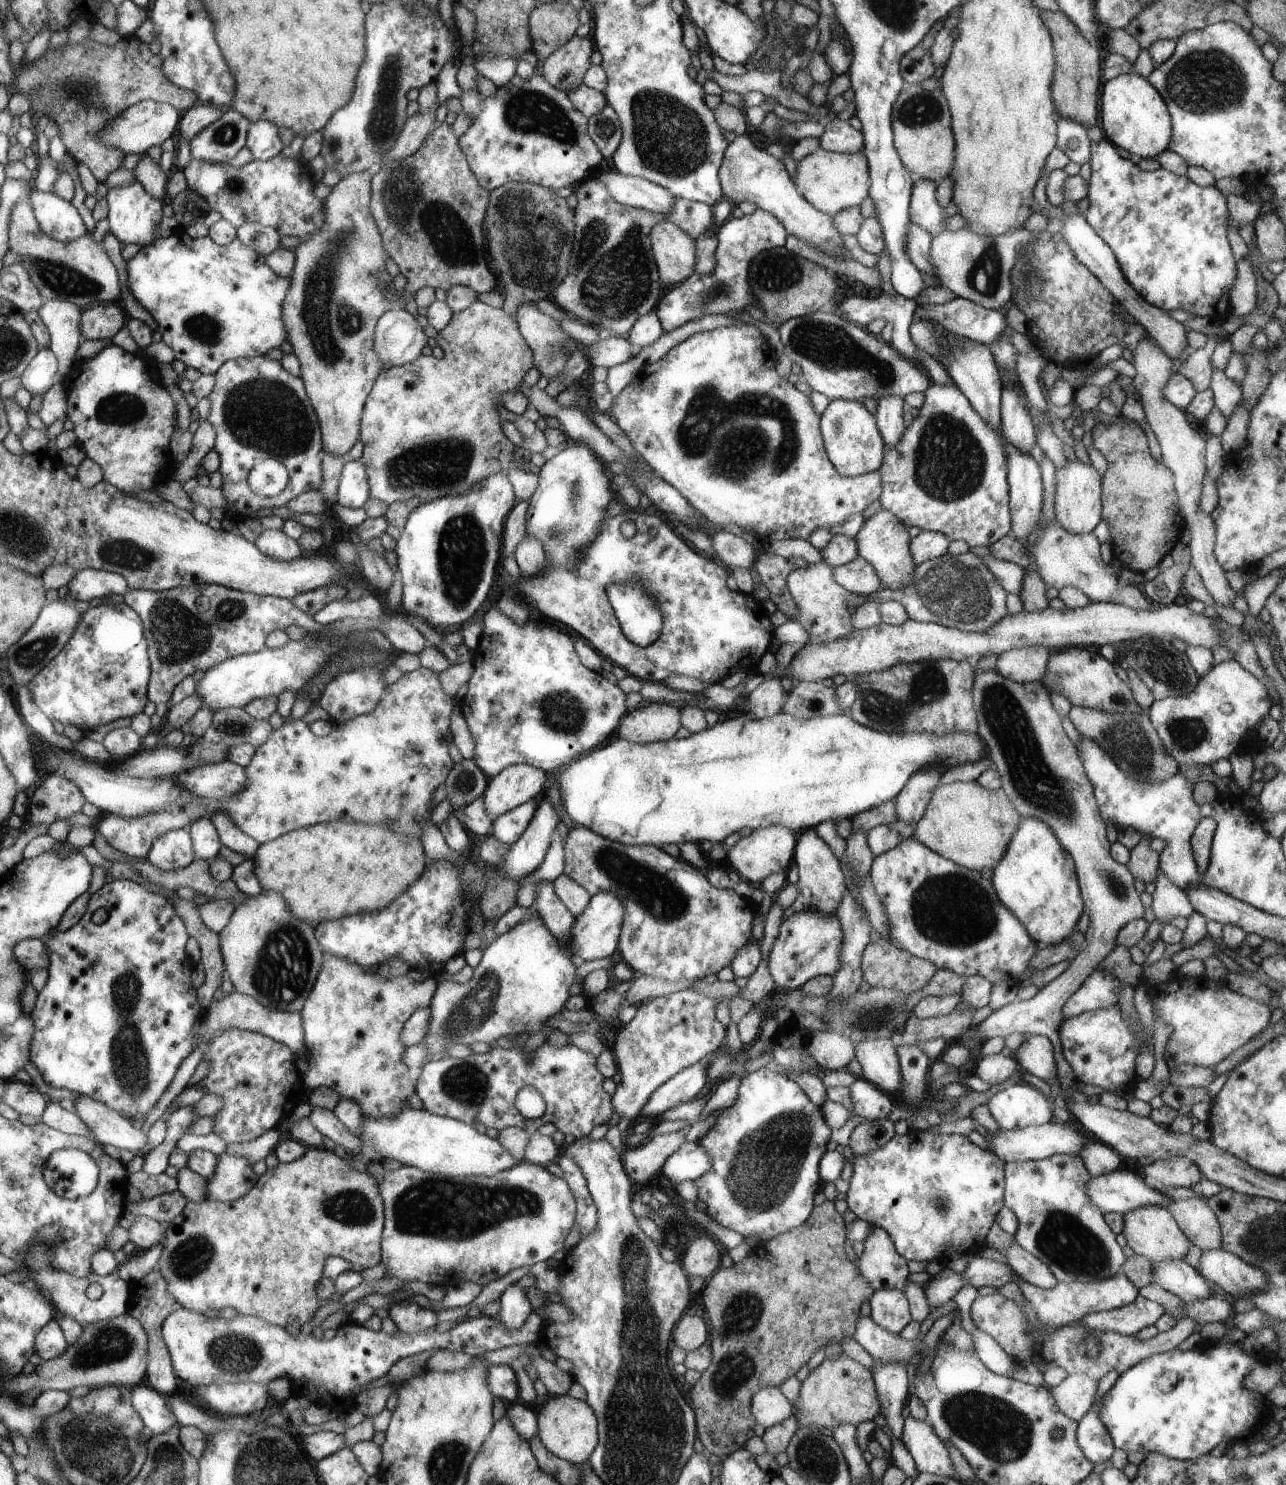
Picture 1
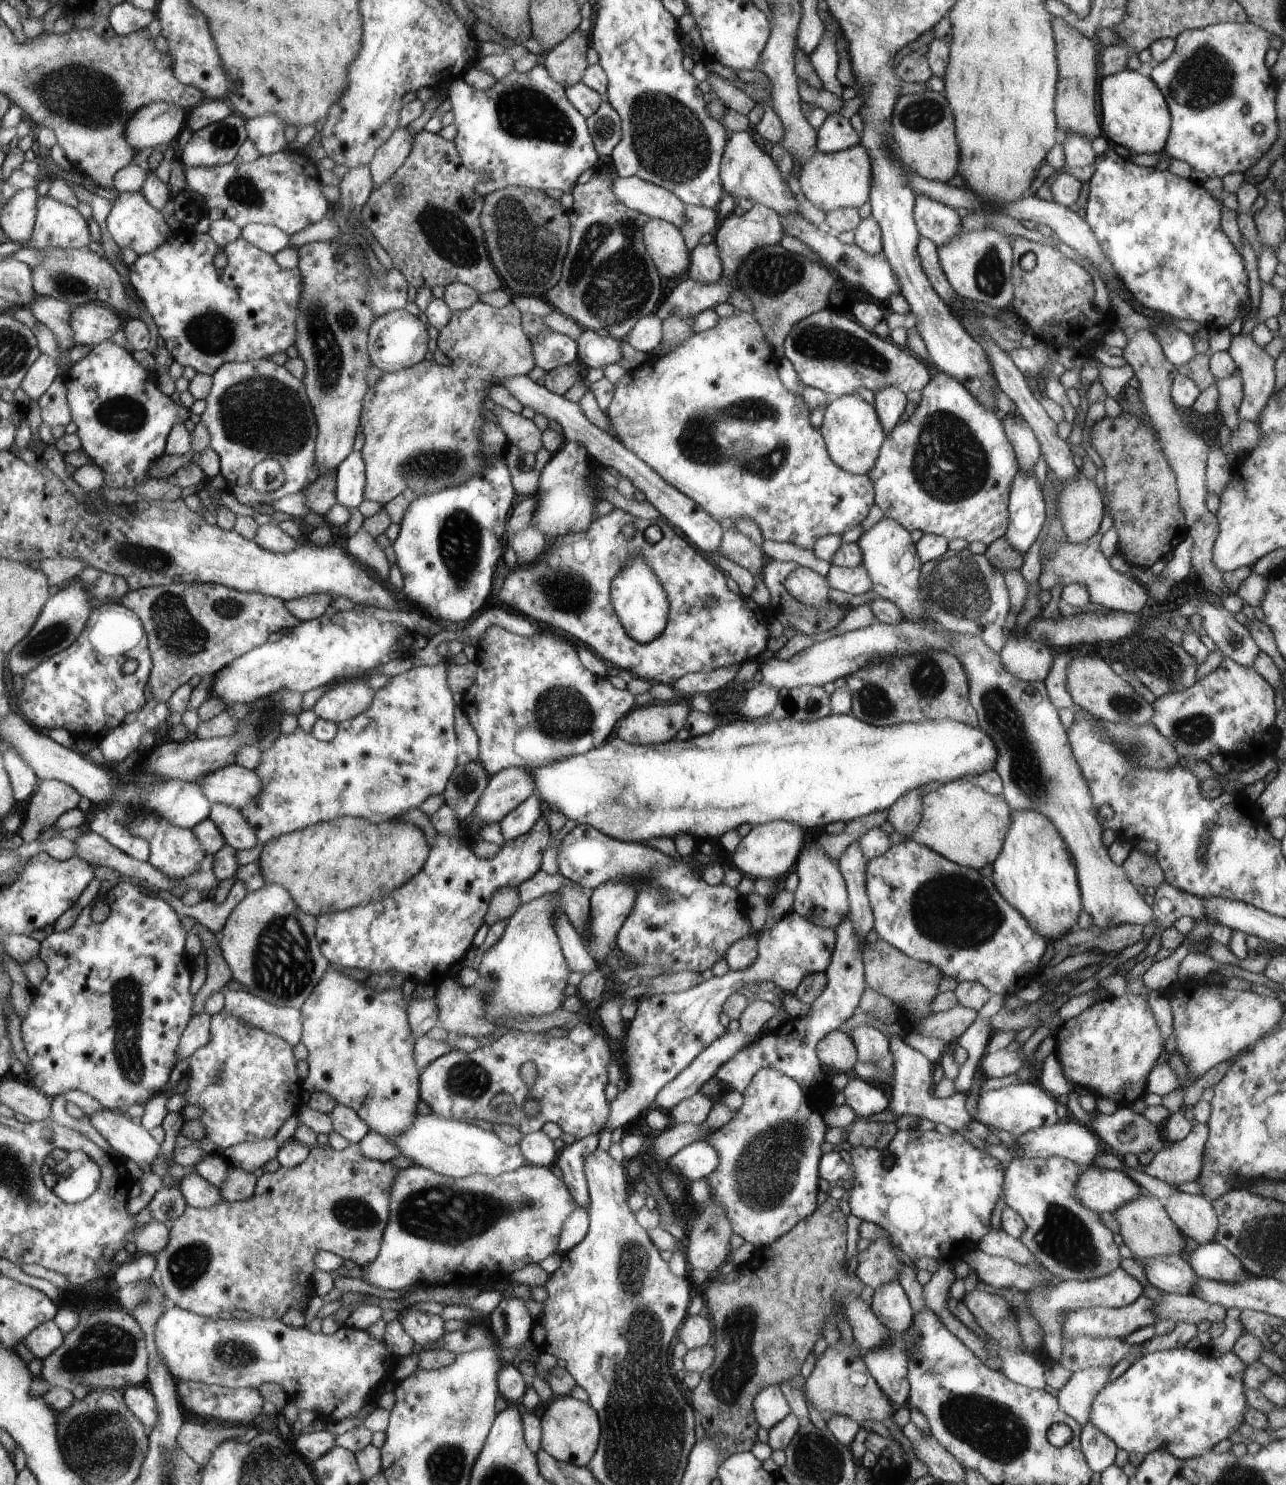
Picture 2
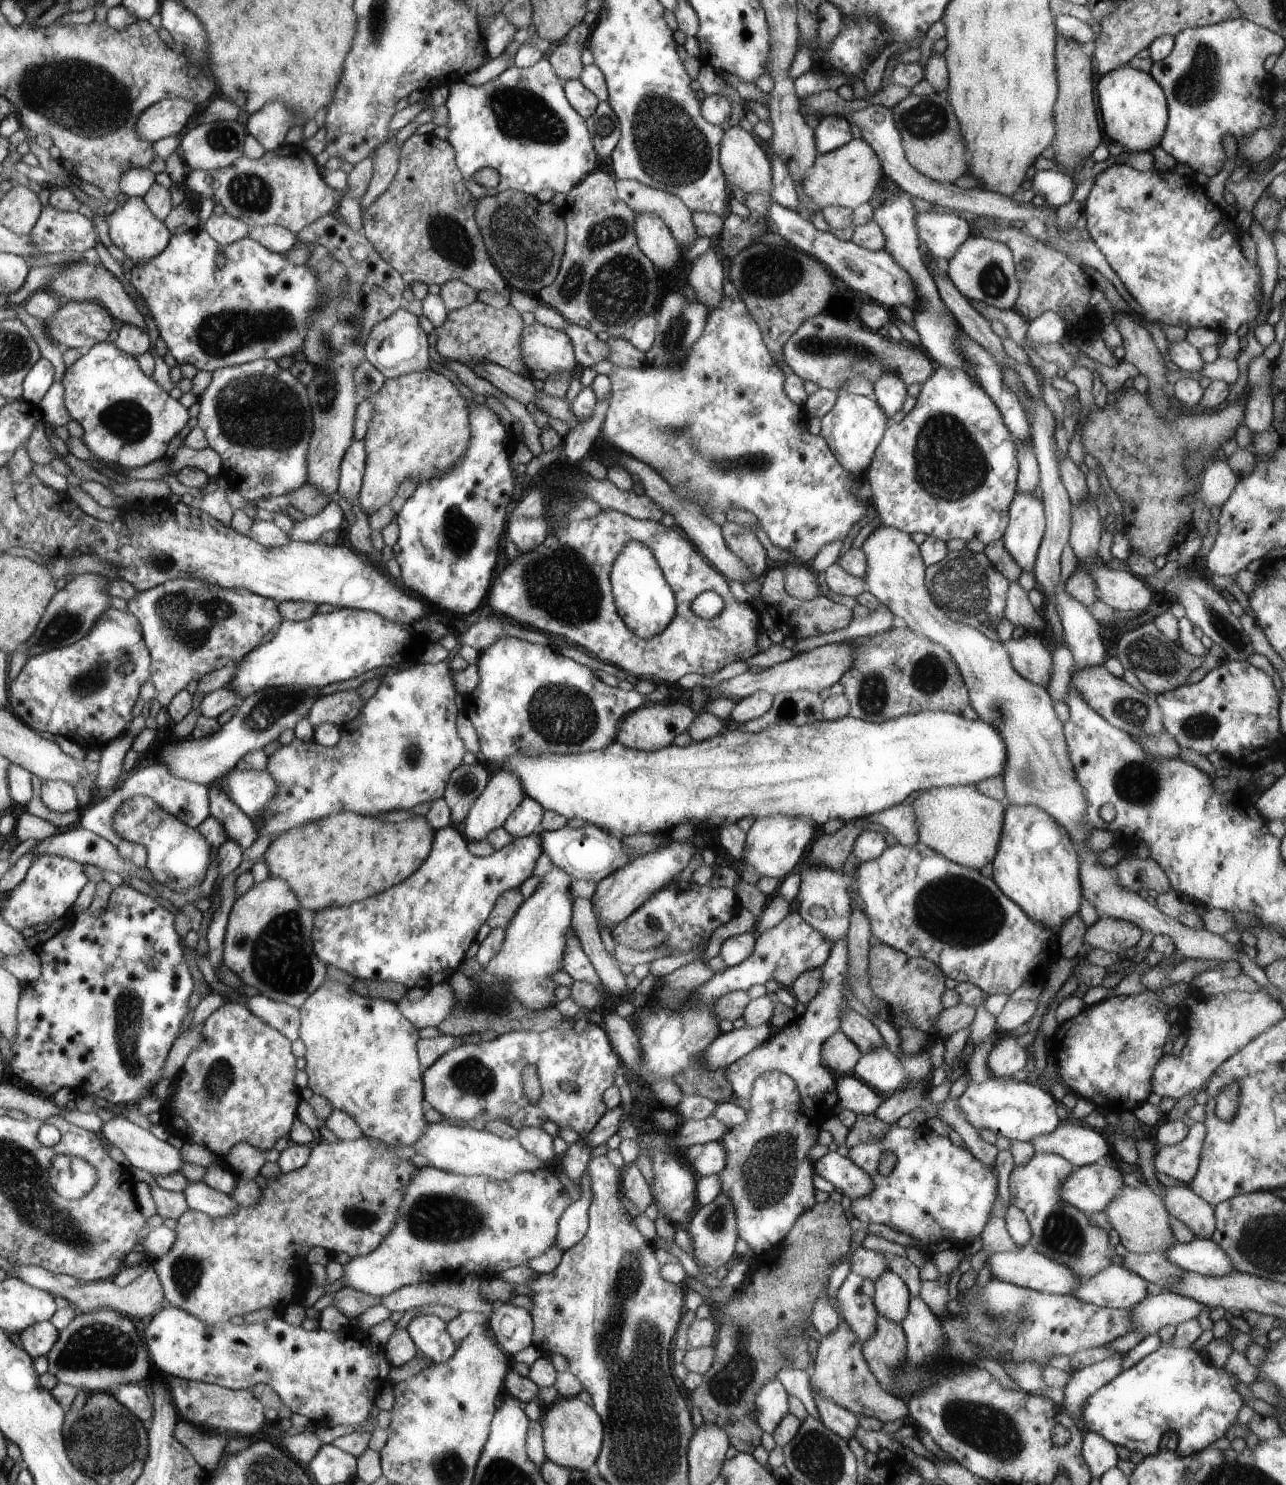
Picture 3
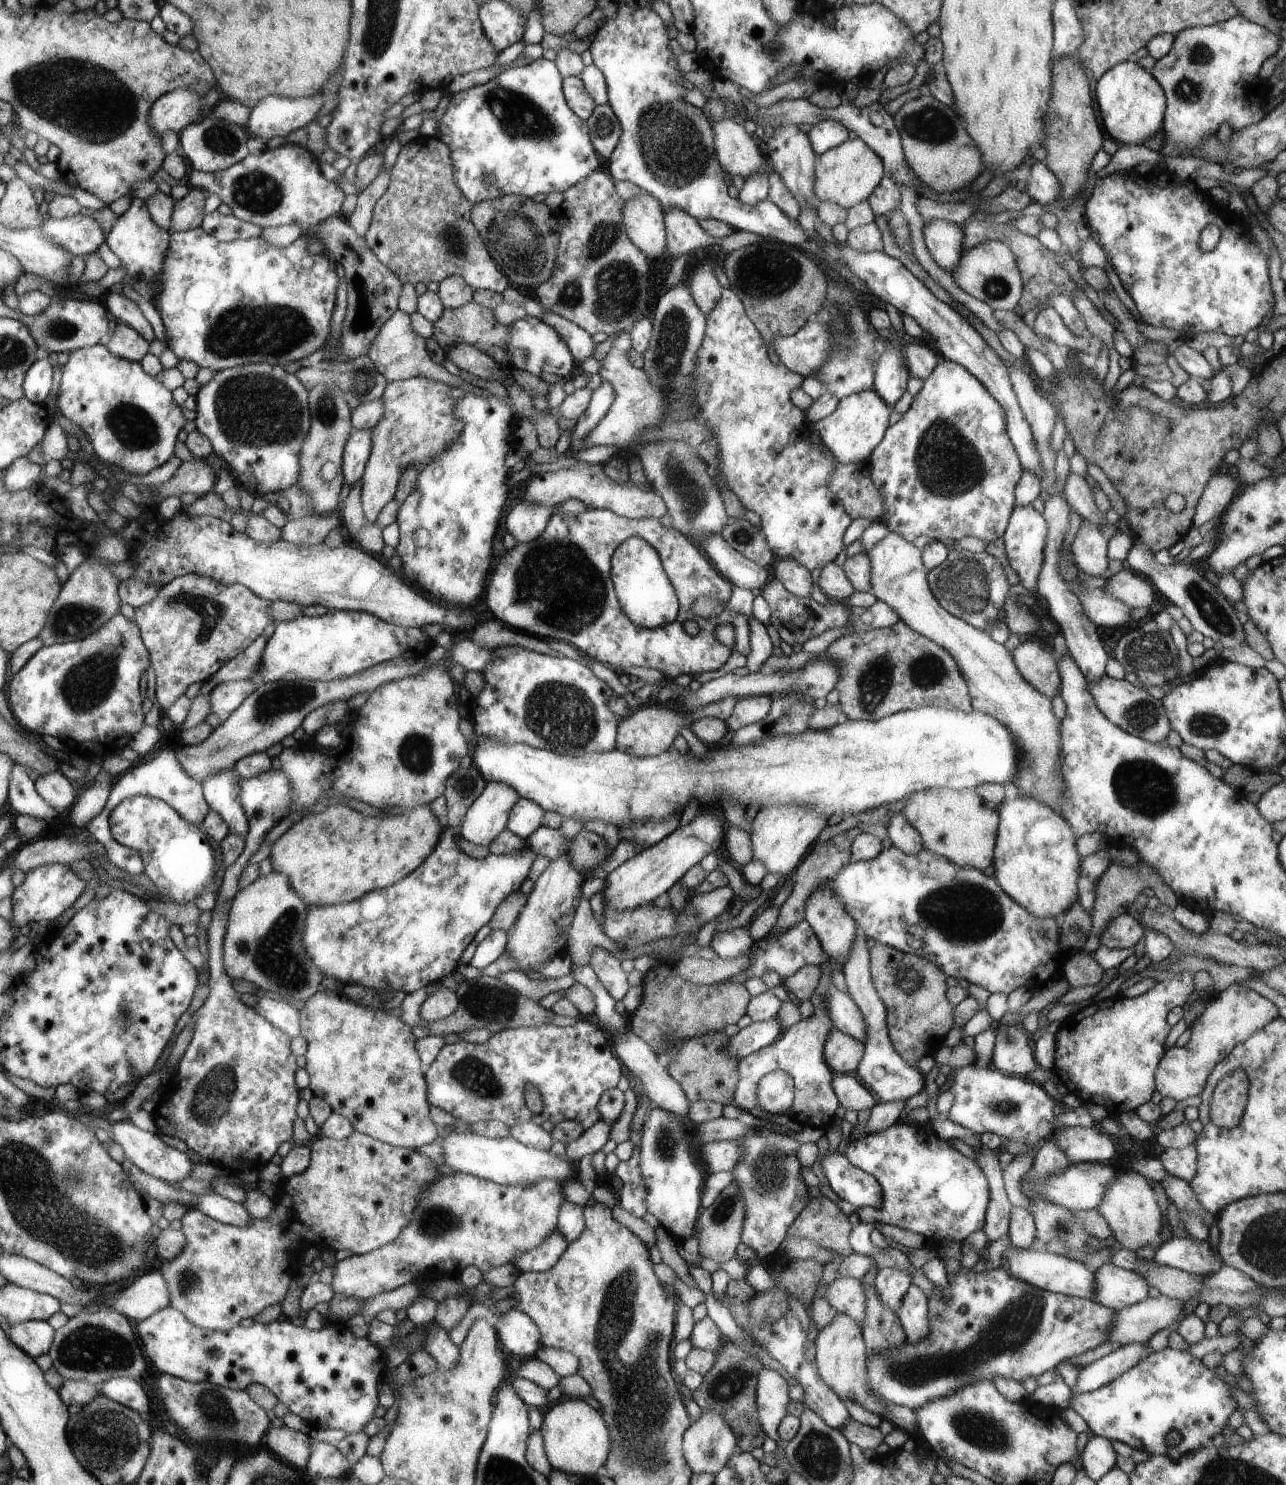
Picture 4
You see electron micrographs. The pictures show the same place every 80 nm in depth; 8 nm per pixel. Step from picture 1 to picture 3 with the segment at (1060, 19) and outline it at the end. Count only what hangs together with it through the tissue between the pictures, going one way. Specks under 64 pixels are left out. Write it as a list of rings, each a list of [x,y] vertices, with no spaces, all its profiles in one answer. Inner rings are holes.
[[[1057,36],[1055,44],[1055,64],[1057,76],[1057,100],[1054,106],[1054,141],[1050,146],[1056,150],[1056,158],[1049,165],[1058,166],[1072,180],[1074,172],[1084,167],[1084,162],[1102,141],[1102,132],[1098,126],[1096,102],[1094,102],[1094,74],[1090,57],[1084,52],[1083,44]]]

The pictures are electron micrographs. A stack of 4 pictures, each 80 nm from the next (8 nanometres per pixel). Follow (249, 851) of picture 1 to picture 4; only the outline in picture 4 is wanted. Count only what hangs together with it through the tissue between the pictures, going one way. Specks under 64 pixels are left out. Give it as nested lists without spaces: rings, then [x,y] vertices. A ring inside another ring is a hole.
[[[235,768],[220,770],[216,774],[210,774],[206,780],[202,780],[201,786],[209,810],[218,812],[225,819],[230,832],[242,836],[246,841],[249,818],[245,808],[242,807],[240,784],[238,784],[240,779]]]

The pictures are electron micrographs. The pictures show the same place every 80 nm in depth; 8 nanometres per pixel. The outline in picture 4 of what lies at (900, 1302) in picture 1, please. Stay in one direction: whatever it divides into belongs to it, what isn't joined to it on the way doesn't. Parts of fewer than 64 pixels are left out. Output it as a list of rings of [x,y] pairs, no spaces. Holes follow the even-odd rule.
[[[896,1266],[878,1269],[878,1276],[875,1278],[876,1292],[882,1304],[894,1313],[898,1312],[900,1302],[910,1289],[910,1284],[912,1284],[910,1274]]]

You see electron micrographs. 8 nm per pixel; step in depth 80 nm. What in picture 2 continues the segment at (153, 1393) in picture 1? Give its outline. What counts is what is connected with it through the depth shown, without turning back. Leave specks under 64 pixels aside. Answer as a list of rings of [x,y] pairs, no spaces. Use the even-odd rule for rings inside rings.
[[[135,1385],[122,1389],[122,1394],[124,1394],[122,1398],[125,1398],[126,1406],[130,1407],[146,1429],[154,1429],[158,1422],[158,1412],[156,1412],[156,1400],[150,1390],[144,1386]]]

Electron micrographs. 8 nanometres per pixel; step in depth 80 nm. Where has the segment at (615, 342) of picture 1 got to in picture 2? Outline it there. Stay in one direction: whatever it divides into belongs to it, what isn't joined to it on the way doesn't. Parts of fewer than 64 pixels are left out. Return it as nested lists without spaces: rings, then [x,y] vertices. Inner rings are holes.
[[[582,329],[577,340],[578,358],[588,369],[604,368],[622,358],[622,340],[598,336],[597,332]]]

